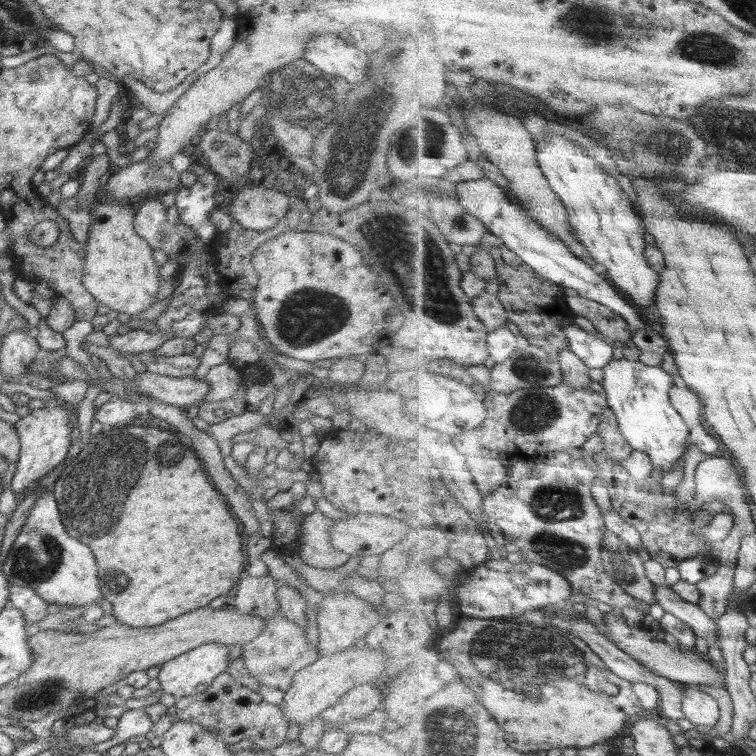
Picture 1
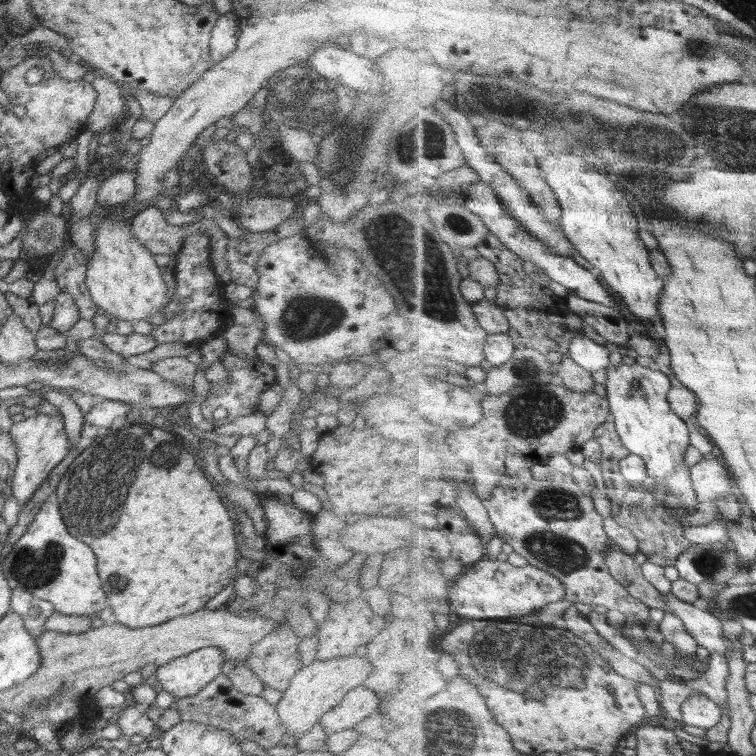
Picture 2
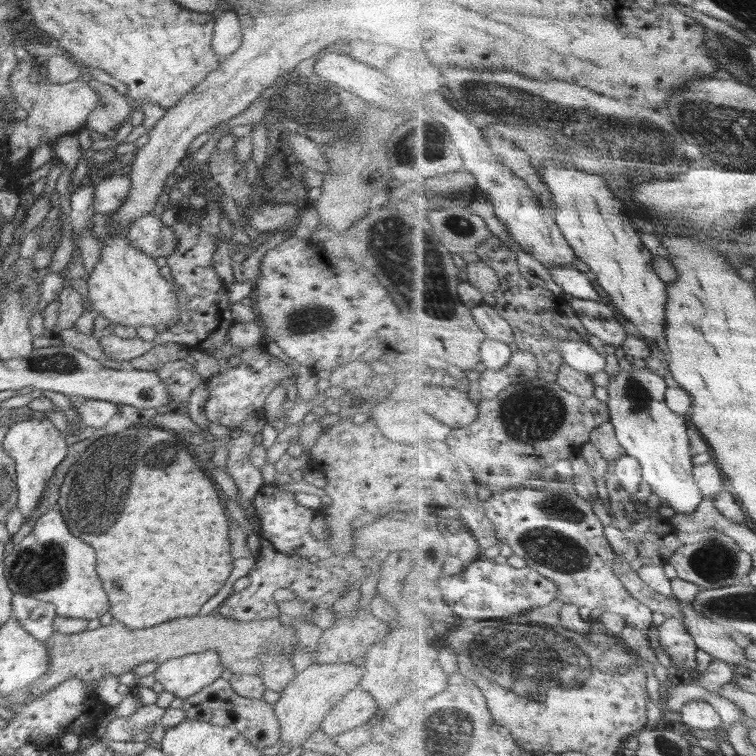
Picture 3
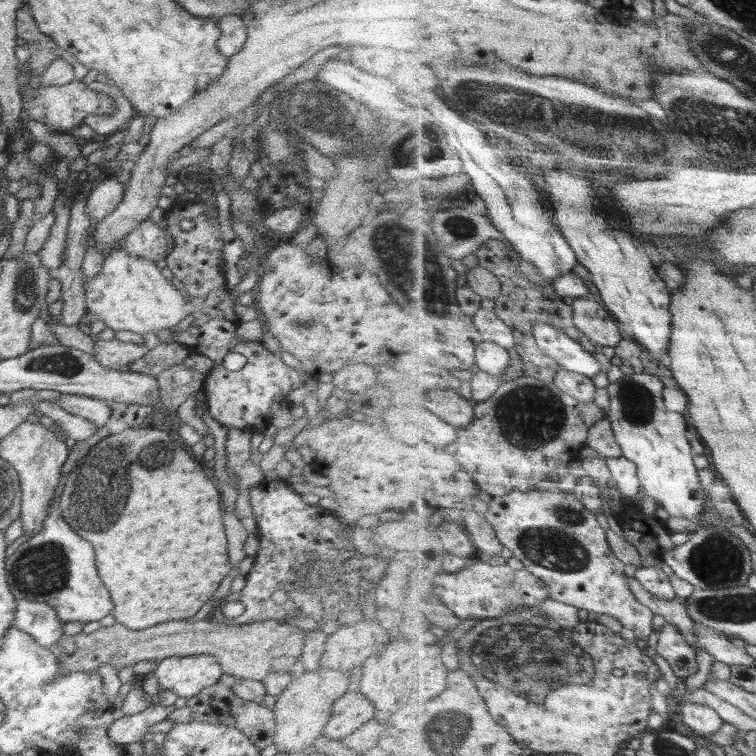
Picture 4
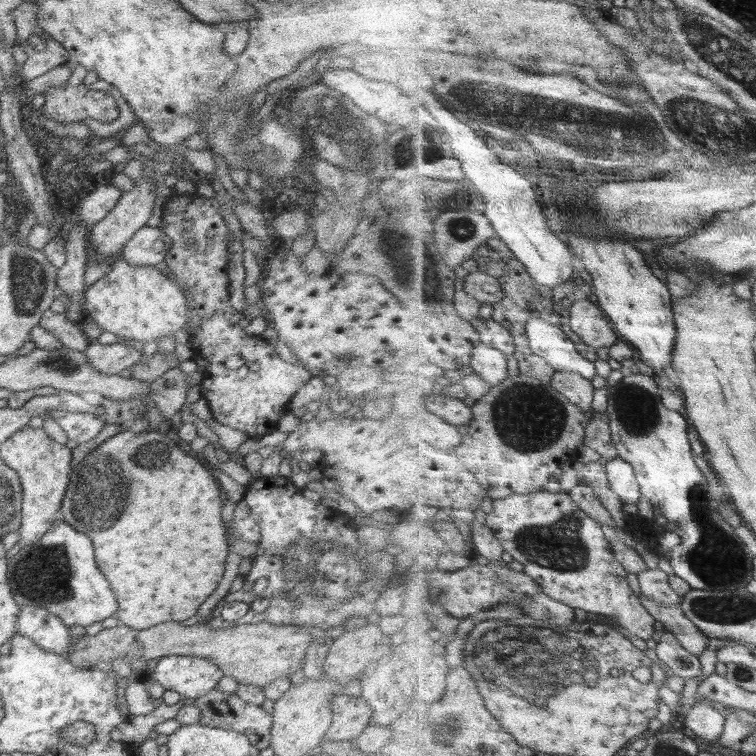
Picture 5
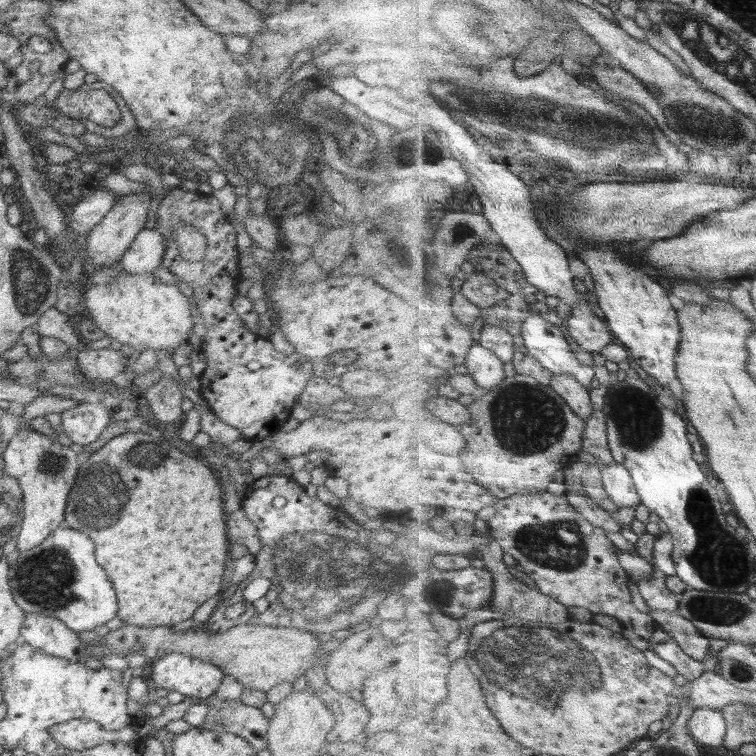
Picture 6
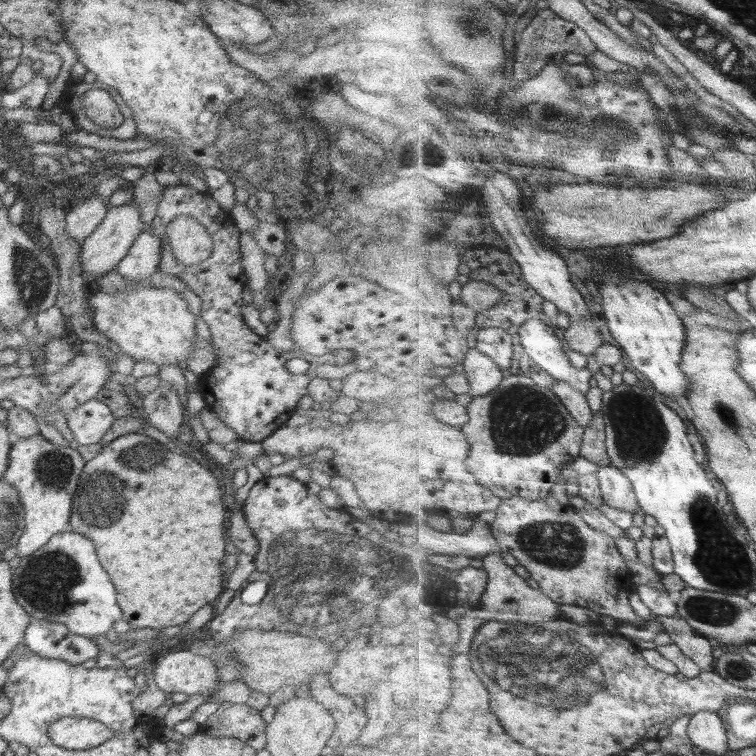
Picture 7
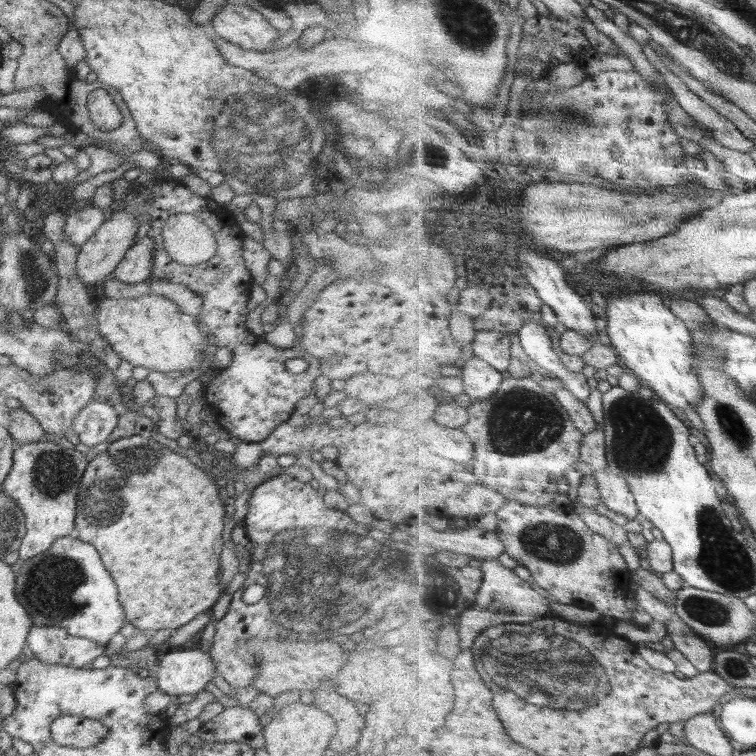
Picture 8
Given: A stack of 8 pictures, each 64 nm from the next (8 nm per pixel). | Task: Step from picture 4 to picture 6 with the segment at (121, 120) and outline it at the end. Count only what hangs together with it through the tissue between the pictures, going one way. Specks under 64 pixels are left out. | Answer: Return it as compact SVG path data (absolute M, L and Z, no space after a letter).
M97 82L96 84L84 84L81 86L81 89L89 91L90 89L100 89L104 90L108 95L112 96L112 99L116 102L116 105L121 110L123 120L118 122L114 127L104 127L95 124L93 121L88 121L80 119L80 122L85 126L87 132L92 132L93 134L98 134L99 136L108 138L108 139L118 139L118 138L127 138L130 135L130 132L137 129L137 121L135 116L132 114L132 111L126 105L126 102L122 99L122 96L104 82Z

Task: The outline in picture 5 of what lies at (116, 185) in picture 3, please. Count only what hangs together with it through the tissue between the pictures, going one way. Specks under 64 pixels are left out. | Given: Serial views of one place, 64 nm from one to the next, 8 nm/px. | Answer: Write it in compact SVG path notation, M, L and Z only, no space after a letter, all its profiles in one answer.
M112 184L99 185L78 204L75 216L90 229L112 211L121 193L120 189Z

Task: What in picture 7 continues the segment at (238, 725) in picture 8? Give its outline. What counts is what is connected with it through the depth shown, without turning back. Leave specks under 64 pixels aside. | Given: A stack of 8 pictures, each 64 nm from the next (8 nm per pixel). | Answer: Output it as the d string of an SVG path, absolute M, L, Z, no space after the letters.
M222 701L218 710L199 725L198 732L213 737L237 738L258 751L266 748L266 727L267 723L255 708L246 703Z

